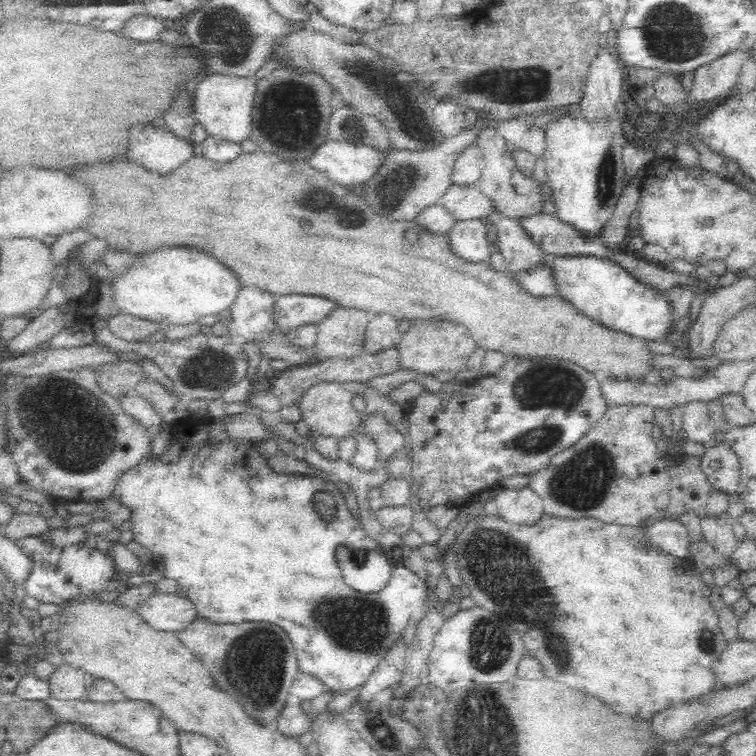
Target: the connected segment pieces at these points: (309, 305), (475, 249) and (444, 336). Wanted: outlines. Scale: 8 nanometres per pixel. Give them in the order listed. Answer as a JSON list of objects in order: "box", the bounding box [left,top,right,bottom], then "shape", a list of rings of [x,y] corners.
[{"box":[275,294,341,332],"shape":[[[315,294],[276,295],[275,299],[275,324],[280,325],[286,332],[301,324],[320,323],[336,308],[341,307],[338,301]]]},{"box":[446,219,493,263],"shape":[[[481,219],[454,221],[446,234],[449,249],[454,256],[472,263],[488,260],[493,245],[486,239],[488,225]]]},{"box":[394,316,475,375],"shape":[[[434,316],[434,318],[412,320],[406,332],[401,333],[394,347],[397,350],[400,368],[416,370],[422,374],[438,375],[444,370],[453,374],[462,370],[475,345],[466,328],[453,323],[450,319]]]}]

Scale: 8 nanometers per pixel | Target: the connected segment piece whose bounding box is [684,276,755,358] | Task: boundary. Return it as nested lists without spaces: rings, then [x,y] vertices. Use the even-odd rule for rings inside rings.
[[[741,277],[728,286],[718,286],[713,292],[705,297],[699,317],[692,324],[688,333],[684,352],[690,358],[710,358],[714,356],[714,344],[718,335],[722,332],[723,324],[744,305],[753,303],[753,288],[755,287],[754,277]]]

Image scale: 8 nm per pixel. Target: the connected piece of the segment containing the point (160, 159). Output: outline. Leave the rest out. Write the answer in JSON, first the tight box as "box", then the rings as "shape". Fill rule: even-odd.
{"box":[126,122,194,174],"shape":[[[136,122],[128,128],[126,154],[130,160],[142,162],[148,170],[162,174],[186,162],[194,152],[191,140],[172,134],[166,126]]]}

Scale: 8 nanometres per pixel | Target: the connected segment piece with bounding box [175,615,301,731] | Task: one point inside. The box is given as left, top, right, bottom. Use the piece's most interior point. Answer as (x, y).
(254, 661)

